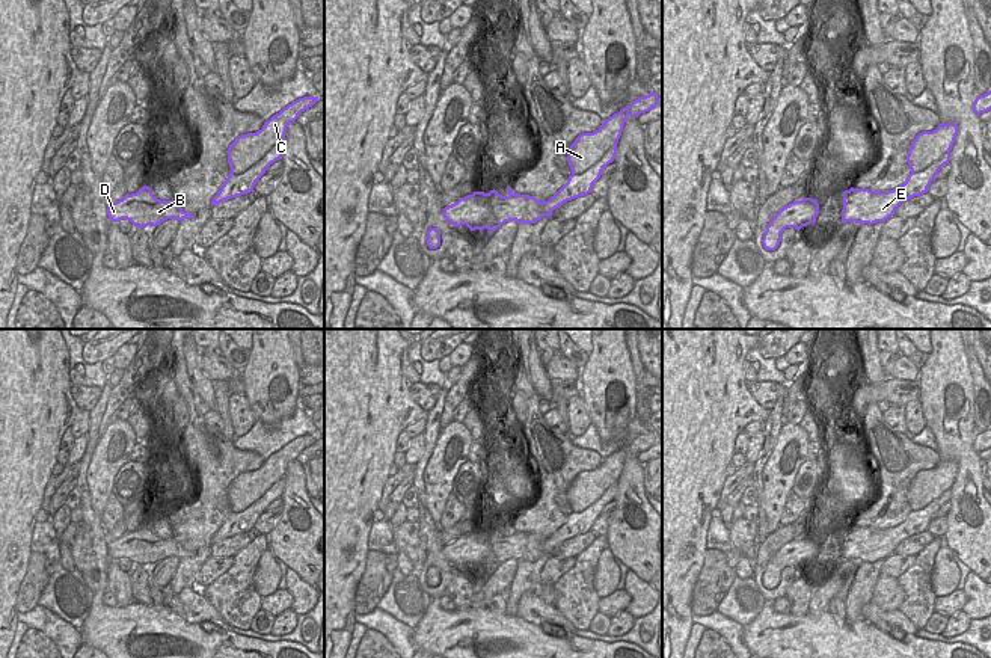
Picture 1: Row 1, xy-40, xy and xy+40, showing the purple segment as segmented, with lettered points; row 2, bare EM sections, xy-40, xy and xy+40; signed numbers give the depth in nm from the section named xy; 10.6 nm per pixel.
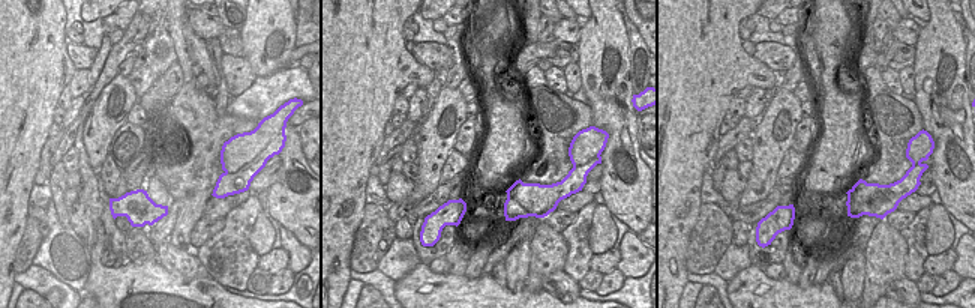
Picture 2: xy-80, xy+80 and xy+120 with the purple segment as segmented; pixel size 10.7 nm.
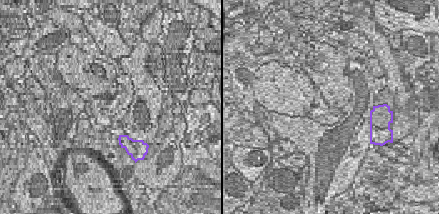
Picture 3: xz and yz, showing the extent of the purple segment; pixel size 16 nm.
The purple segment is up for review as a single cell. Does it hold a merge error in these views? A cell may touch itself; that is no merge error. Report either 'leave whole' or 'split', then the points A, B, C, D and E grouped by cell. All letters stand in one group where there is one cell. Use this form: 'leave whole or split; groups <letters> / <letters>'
split; groups A C / B D E

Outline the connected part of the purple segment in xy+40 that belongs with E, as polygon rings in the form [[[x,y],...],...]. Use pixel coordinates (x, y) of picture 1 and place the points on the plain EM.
[[[950,489],[944,490],[937,500],[917,512],[910,512],[902,524],[887,530],[875,530],[869,527],[854,527],[843,530],[842,561],[869,561],[885,560],[891,555],[896,546],[914,536],[928,530],[928,525],[935,519],[938,509],[950,500]]]

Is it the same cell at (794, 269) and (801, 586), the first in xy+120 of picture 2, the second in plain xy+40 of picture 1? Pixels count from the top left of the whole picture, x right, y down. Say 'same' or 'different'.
same

